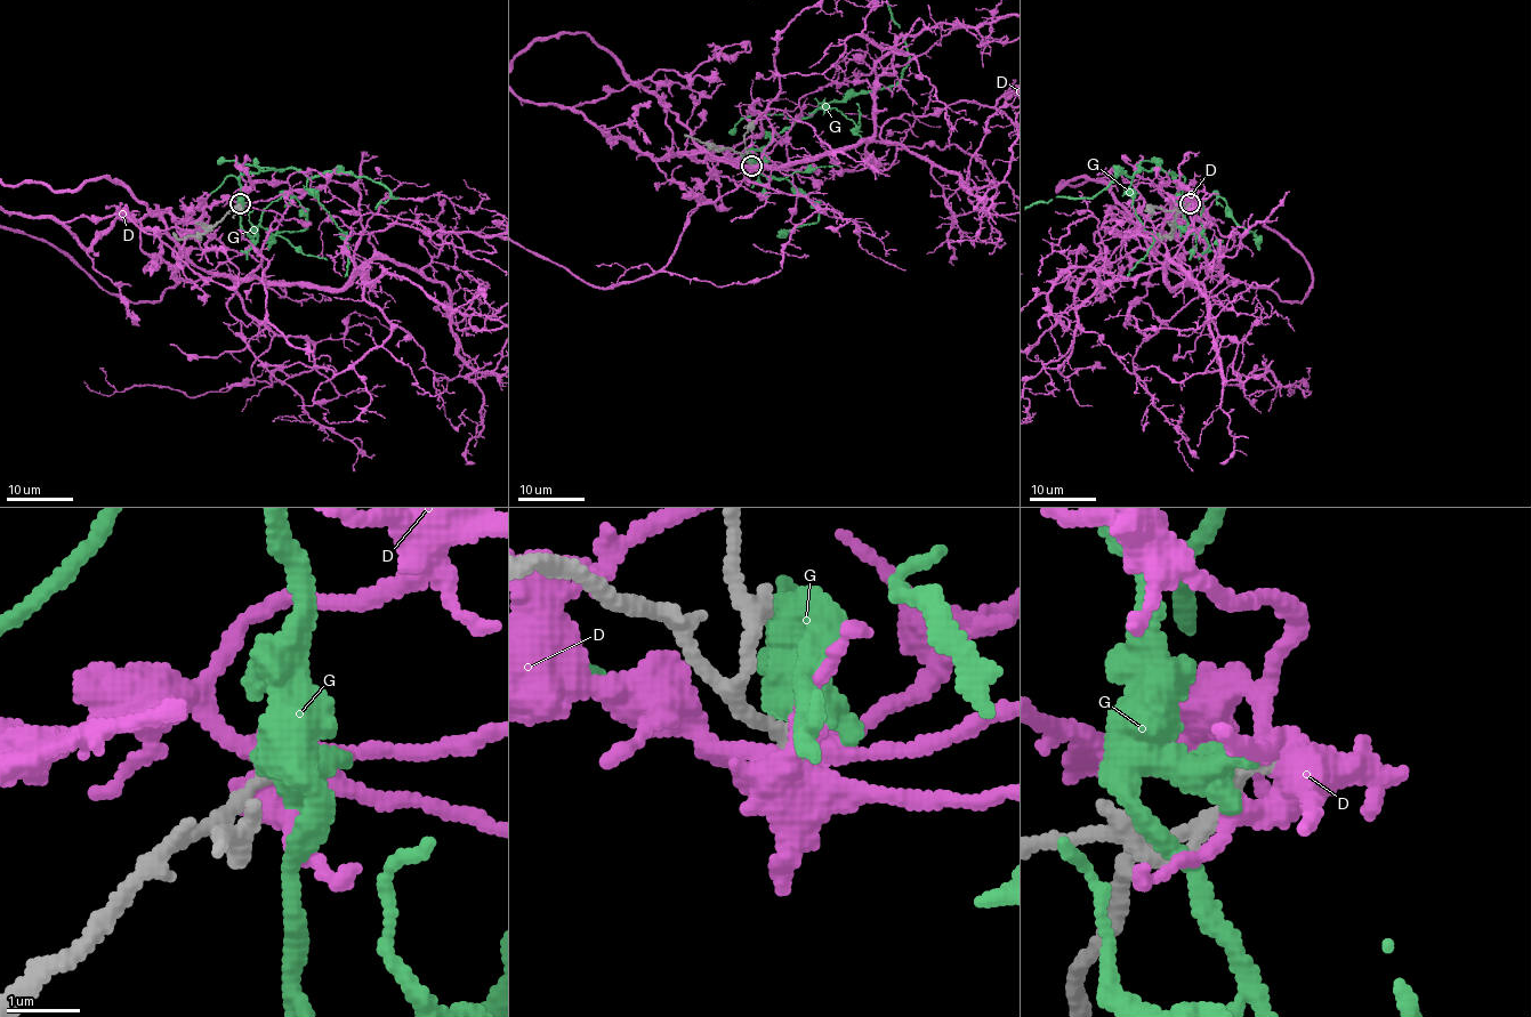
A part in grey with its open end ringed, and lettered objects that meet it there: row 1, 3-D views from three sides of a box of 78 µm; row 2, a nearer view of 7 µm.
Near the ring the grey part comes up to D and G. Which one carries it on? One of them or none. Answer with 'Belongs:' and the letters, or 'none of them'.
Belongs: none of them

